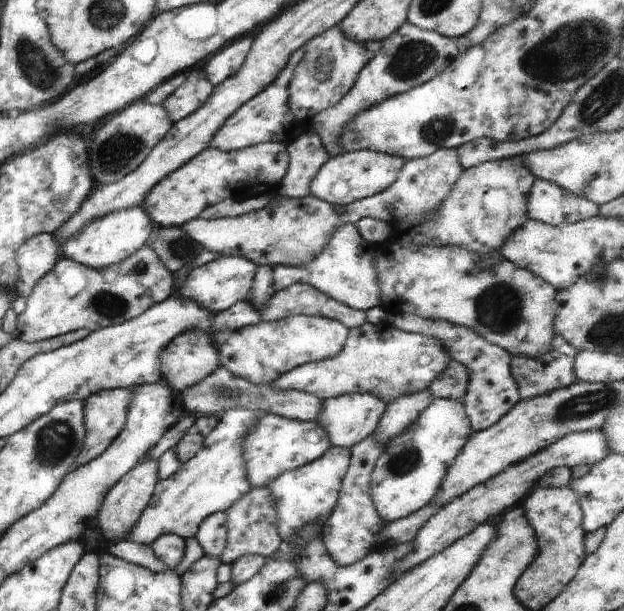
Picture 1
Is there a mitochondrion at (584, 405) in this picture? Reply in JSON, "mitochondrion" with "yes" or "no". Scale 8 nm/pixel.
{"mitochondrion":"yes"}

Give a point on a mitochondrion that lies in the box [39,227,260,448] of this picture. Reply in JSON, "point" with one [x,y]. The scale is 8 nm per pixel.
{"point":[106,305]}

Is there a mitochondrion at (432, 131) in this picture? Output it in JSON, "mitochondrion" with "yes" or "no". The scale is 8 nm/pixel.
{"mitochondrion":"yes"}

